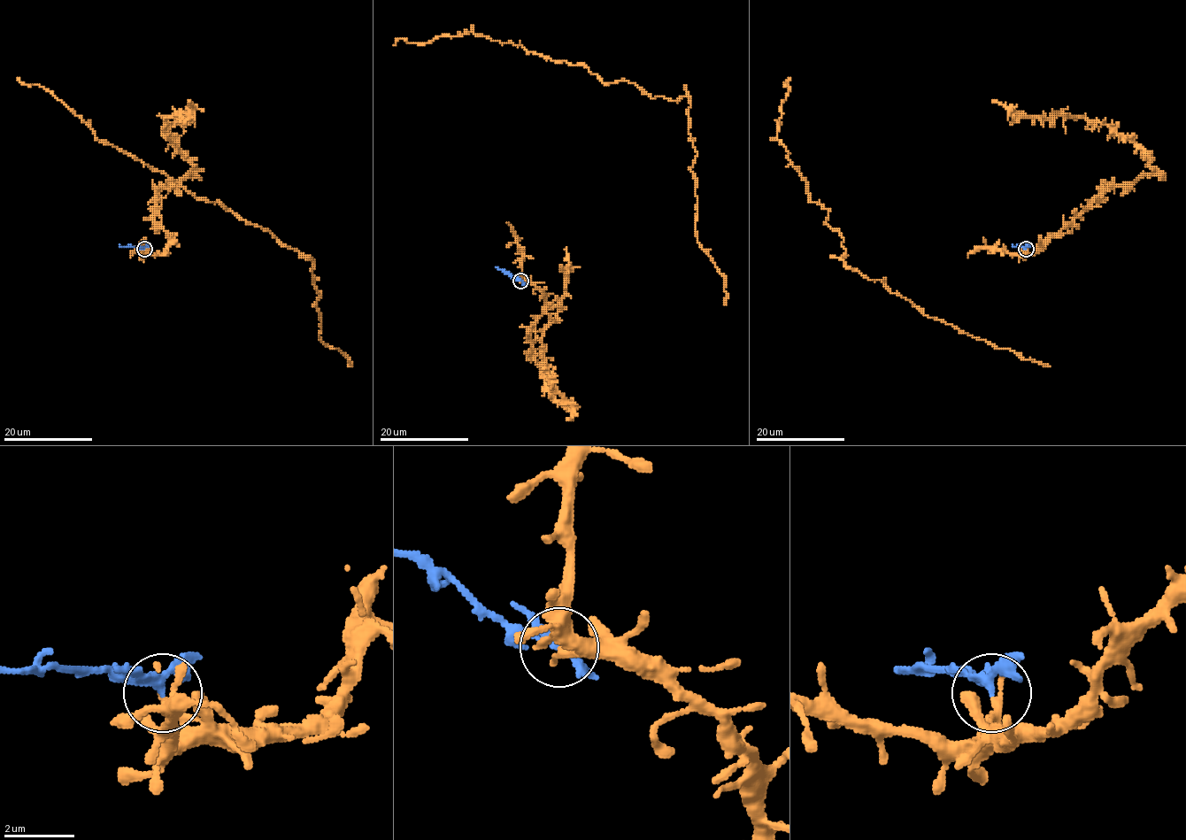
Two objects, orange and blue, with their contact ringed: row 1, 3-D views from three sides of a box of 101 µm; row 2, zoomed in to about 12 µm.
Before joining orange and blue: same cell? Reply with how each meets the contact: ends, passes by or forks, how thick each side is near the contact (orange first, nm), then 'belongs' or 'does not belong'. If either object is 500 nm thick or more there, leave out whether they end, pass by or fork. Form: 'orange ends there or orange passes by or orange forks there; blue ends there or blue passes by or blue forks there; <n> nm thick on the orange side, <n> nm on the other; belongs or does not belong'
orange ends there; blue forks there; 240 nm thick on the orange side, 180 nm on the other; does not belong

